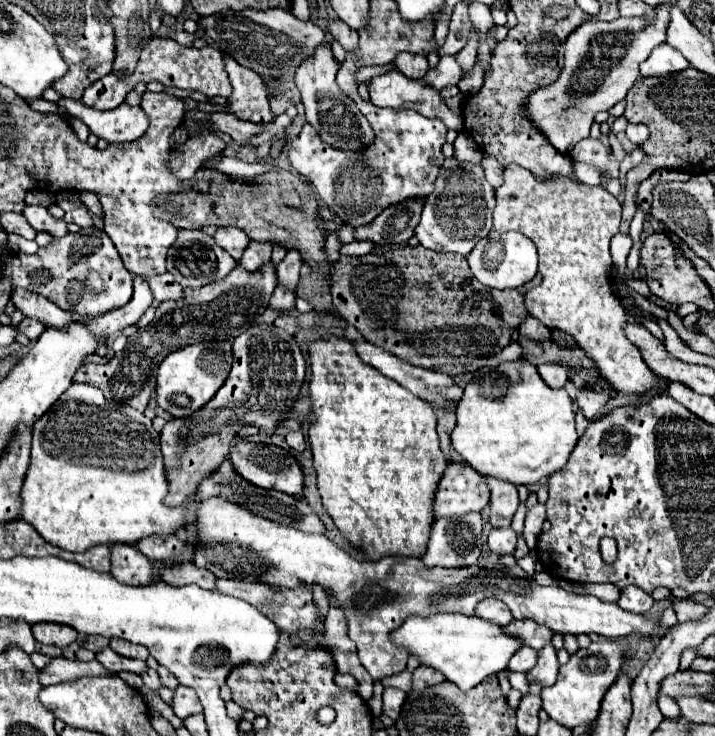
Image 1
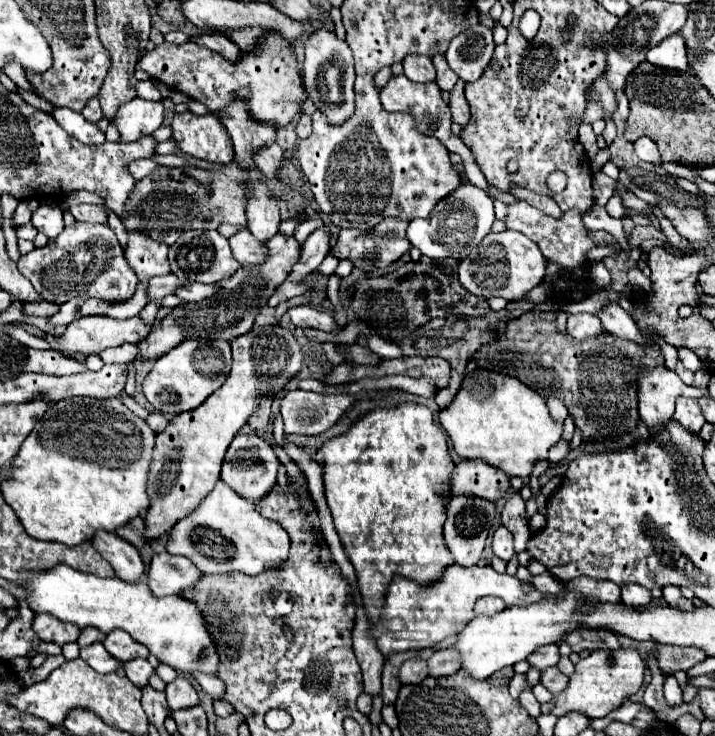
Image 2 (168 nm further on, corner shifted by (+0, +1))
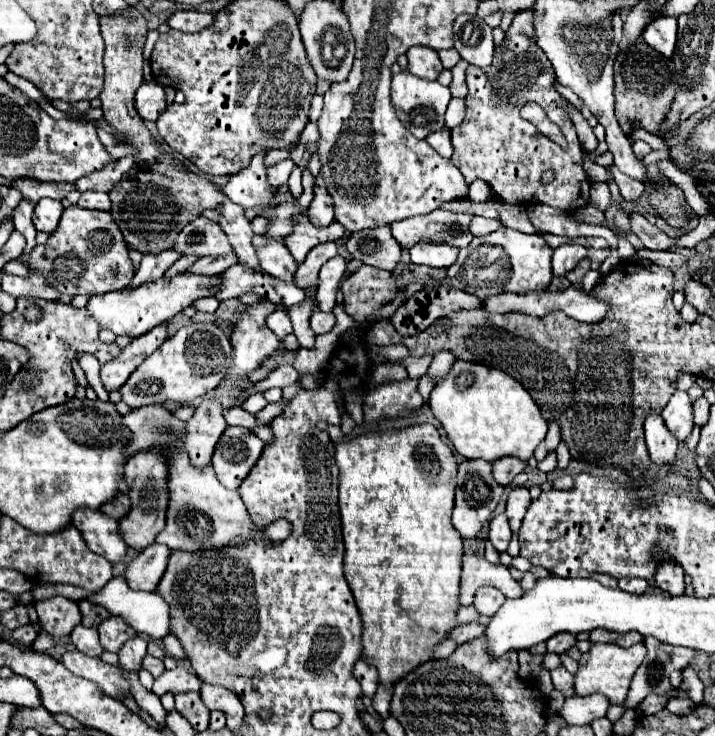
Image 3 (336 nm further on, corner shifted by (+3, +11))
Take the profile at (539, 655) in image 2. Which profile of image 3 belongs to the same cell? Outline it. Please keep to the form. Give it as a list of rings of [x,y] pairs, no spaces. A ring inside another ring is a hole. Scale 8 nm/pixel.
[[[558,633],[556,637],[550,637],[546,641],[546,649],[548,649],[548,653],[564,653],[574,643],[576,643],[576,637],[574,635],[570,635],[570,633]]]

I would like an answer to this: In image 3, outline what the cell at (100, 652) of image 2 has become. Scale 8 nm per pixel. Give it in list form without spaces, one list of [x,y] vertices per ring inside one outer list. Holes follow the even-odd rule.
[[[78,625],[70,633],[70,641],[76,645],[78,651],[82,651],[86,655],[92,655],[92,657],[98,657],[104,651],[100,641],[98,641],[98,631],[96,629],[88,629],[84,625]]]

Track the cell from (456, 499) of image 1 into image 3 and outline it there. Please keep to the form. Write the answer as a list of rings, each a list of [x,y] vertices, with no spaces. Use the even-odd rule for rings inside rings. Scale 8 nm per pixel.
[[[502,457],[502,459],[496,459],[492,463],[492,477],[500,483],[500,485],[510,485],[514,475],[518,475],[520,471],[524,471],[526,463],[522,461],[516,461],[516,457]]]

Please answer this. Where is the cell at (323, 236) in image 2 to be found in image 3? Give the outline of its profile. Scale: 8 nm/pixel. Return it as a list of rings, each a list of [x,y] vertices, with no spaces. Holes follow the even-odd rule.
[[[316,179],[314,201],[308,207],[308,217],[310,217],[310,223],[316,227],[328,227],[330,223],[334,223],[332,199],[328,197],[328,193],[324,189],[324,181],[320,181],[320,179]]]

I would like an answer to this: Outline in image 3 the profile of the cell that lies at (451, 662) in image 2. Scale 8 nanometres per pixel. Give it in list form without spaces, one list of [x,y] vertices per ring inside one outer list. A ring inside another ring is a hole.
[[[468,623],[468,625],[462,625],[462,627],[456,627],[450,631],[450,639],[456,641],[458,645],[464,645],[468,641],[472,641],[474,637],[480,637],[484,633],[484,625],[480,623]]]

